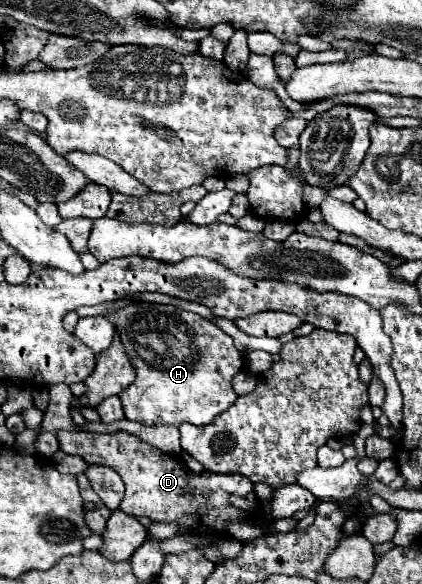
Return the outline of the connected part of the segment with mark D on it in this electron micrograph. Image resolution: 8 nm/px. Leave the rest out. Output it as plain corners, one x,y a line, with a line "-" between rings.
56,431
60,451
66,455
78,455
88,465
112,467
126,485
126,497
120,509
134,517
150,517
164,523
180,523
180,535
212,535
224,537
226,523
232,519
256,517
260,501
252,491
252,481
244,475
214,475
214,473
192,473
180,457
162,453
160,449
144,443
140,437
126,431
116,433
88,433
88,431

